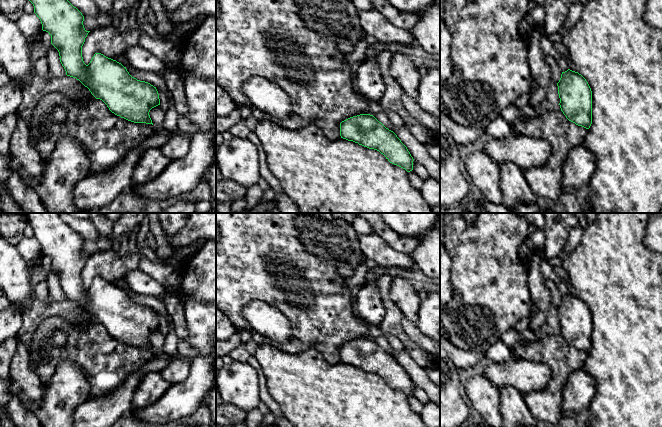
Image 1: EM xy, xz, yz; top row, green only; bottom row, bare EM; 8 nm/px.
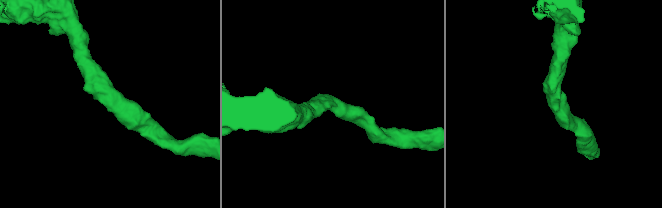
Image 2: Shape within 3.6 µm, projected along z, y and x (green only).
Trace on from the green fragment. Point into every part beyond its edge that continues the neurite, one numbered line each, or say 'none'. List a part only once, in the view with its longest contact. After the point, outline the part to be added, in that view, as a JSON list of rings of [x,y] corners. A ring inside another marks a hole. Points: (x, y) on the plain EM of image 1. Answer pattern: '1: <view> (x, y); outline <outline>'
none

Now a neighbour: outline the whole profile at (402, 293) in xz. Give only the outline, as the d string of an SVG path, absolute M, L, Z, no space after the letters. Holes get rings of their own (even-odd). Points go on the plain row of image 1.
M399 276L393 277L390 299L397 305L406 319L411 322L417 321L423 295L416 291L408 280Z

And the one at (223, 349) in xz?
M238 333L231 336L225 342L216 340L216 358L227 360L229 353L235 350L239 345L241 345L241 340Z

